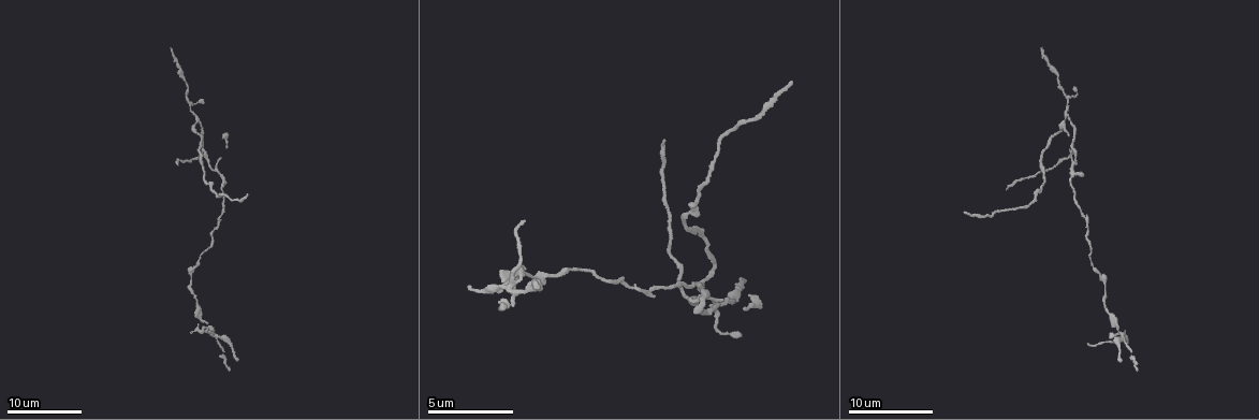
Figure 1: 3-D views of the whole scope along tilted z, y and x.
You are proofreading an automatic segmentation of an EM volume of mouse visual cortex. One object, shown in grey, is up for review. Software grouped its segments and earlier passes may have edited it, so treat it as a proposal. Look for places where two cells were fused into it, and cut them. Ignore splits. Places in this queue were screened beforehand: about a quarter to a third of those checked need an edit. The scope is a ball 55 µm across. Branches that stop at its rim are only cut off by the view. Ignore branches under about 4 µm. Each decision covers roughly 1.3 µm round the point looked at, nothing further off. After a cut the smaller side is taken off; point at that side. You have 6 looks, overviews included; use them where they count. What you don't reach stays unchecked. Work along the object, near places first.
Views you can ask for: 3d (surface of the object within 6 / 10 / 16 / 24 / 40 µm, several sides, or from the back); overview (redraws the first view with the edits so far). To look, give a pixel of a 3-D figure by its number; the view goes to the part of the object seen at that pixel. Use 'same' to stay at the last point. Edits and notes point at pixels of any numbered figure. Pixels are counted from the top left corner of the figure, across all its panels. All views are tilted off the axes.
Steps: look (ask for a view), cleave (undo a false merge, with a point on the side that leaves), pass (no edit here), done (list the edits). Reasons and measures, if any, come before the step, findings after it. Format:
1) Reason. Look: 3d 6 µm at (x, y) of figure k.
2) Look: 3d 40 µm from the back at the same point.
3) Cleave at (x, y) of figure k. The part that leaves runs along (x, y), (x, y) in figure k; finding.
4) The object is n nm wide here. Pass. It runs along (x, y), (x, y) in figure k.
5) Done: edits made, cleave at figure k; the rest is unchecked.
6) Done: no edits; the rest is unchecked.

Arms part here. Look: 3d 10 µm at (518, 293) of figure 1.

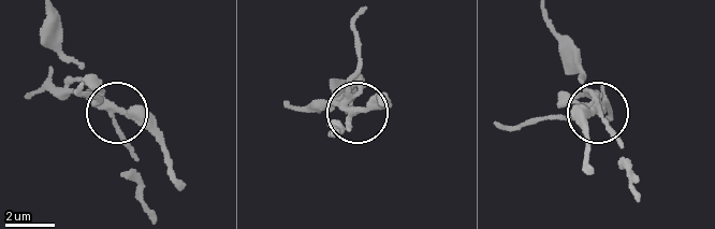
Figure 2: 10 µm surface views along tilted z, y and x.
Look: 3d 10 µm from the back at (597, 112) of figure 2.

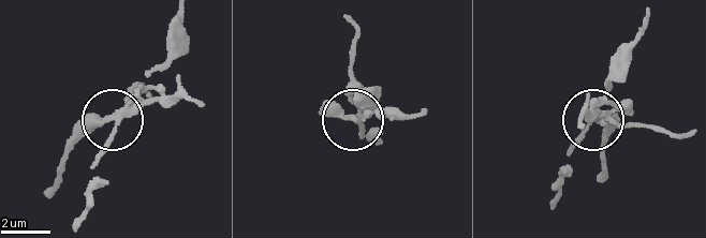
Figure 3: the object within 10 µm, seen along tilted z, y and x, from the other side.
Cleave at (355, 82) of figure 3. The part that leaves runs along (128, 109), (74, 147), (62, 177), (46, 194) in figure 3; two cells meet here.

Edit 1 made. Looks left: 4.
See it whole again. Look: overview.

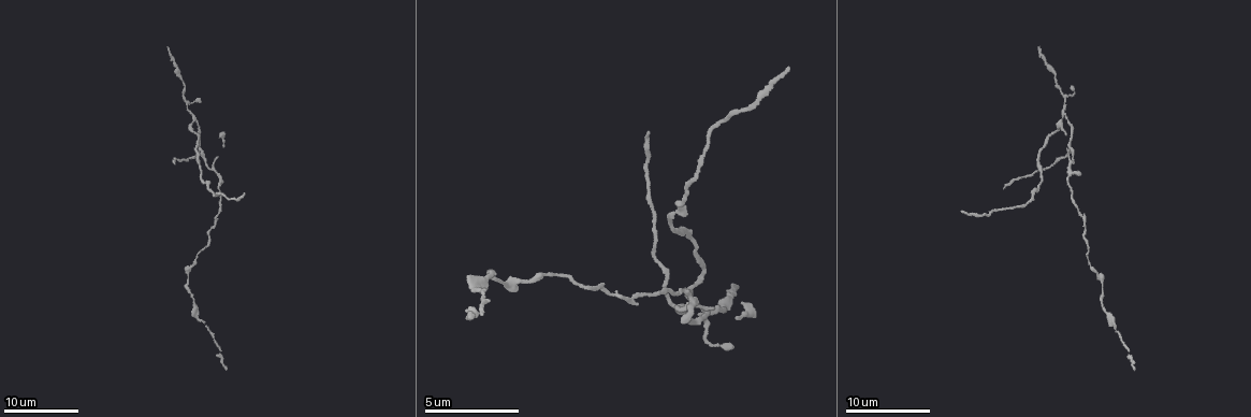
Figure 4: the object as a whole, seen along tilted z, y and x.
A narrow waist. Look: 3d 16 µm at (1103, 286) of figure 4.

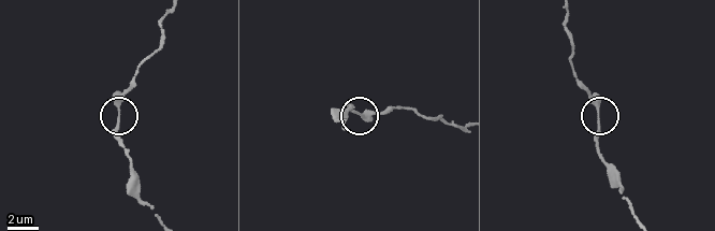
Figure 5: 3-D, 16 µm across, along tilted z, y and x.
Pass. It runs along (166, 15), (160, 46), (122, 101), (115, 134), (123, 152) in figure 5; one cell here.

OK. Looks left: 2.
Small branch off a trunk. Look: 3d 6 µm at (217, 186) of figure 4.

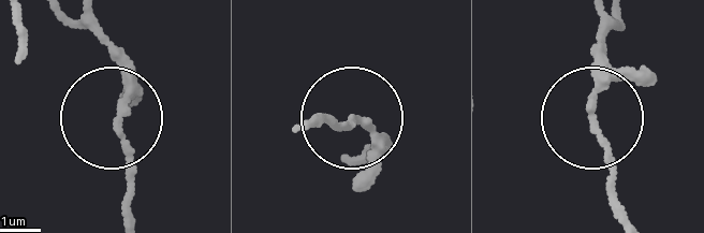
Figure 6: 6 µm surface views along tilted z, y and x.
Look: 3d 6 µm from the back at (591, 101) of figure 6.

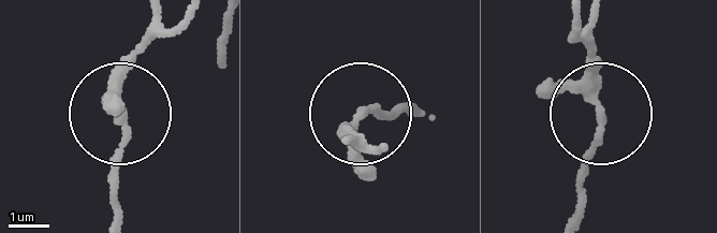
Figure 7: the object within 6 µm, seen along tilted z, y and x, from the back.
3 arms meet here. Pass. One cell here.

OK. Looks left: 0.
Done: edits made, cleave at figure 3; the rest is unchecked.

